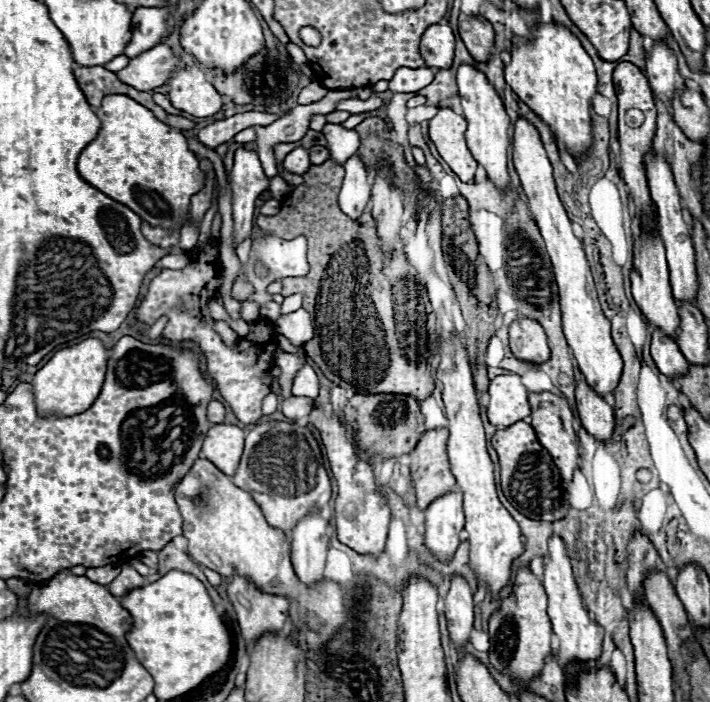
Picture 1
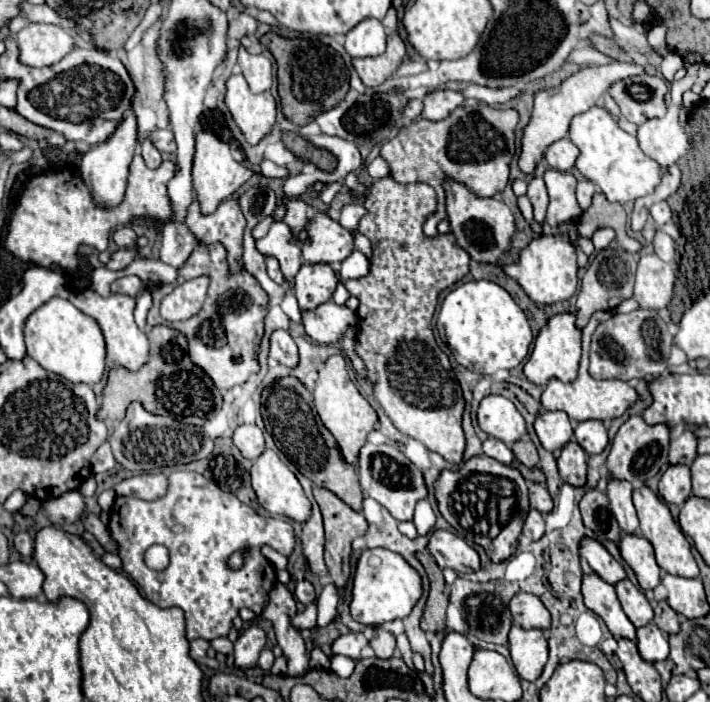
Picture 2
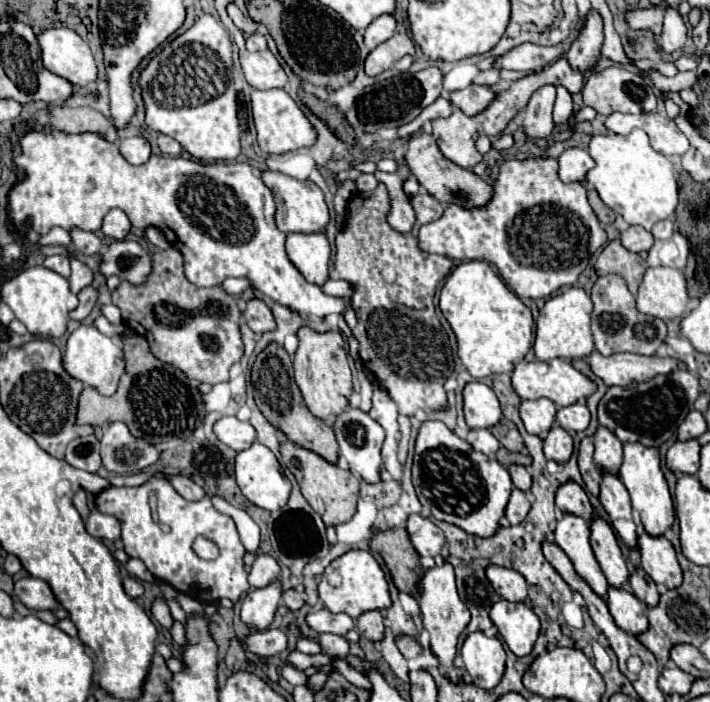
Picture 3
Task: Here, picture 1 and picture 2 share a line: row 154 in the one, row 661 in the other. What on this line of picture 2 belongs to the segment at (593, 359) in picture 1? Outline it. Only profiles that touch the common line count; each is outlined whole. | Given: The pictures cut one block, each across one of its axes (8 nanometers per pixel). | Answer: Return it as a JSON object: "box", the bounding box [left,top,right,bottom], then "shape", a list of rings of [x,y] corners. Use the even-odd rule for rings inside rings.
{"box":[510,624,548,682],"shape":[[[518,624],[510,630],[510,654],[520,678],[534,682],[548,660],[548,642],[542,630],[522,630]]]}

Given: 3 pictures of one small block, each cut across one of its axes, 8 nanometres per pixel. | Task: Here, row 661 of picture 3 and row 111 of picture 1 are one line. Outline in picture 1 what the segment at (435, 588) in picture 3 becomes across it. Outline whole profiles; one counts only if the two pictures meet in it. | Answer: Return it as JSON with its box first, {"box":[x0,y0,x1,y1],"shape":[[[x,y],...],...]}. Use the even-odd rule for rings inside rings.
{"box":[428,108,478,182],"shape":[[[440,108],[428,126],[430,140],[436,144],[444,162],[458,174],[462,182],[472,182],[478,164],[466,146],[464,132],[466,120],[450,108]]]}

